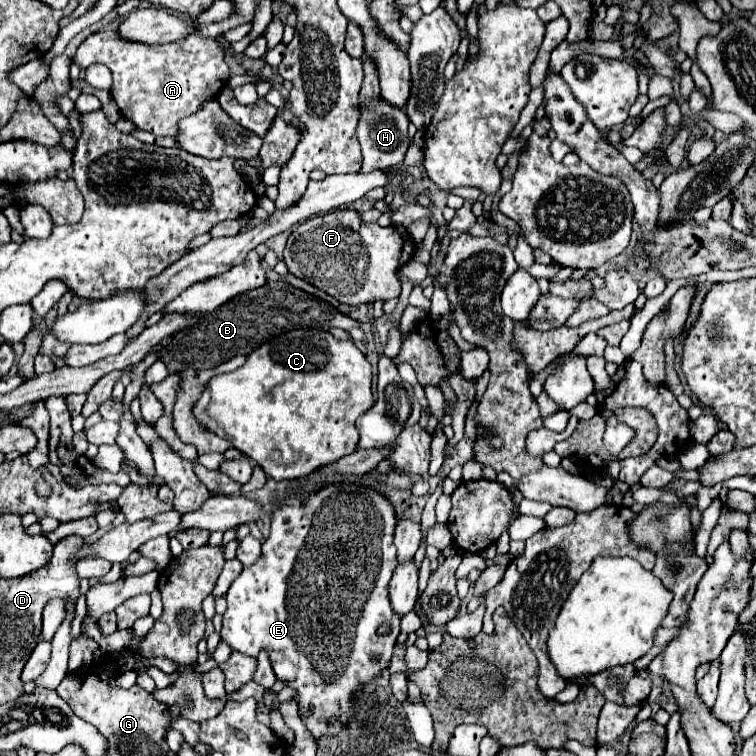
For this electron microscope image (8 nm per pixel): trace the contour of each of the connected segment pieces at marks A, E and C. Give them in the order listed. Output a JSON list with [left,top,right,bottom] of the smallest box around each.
[[73,30,229,136],[221,484,401,742],[193,328,373,480]]

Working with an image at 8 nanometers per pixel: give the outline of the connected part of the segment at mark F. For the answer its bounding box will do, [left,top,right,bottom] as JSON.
[283,208,415,306]

